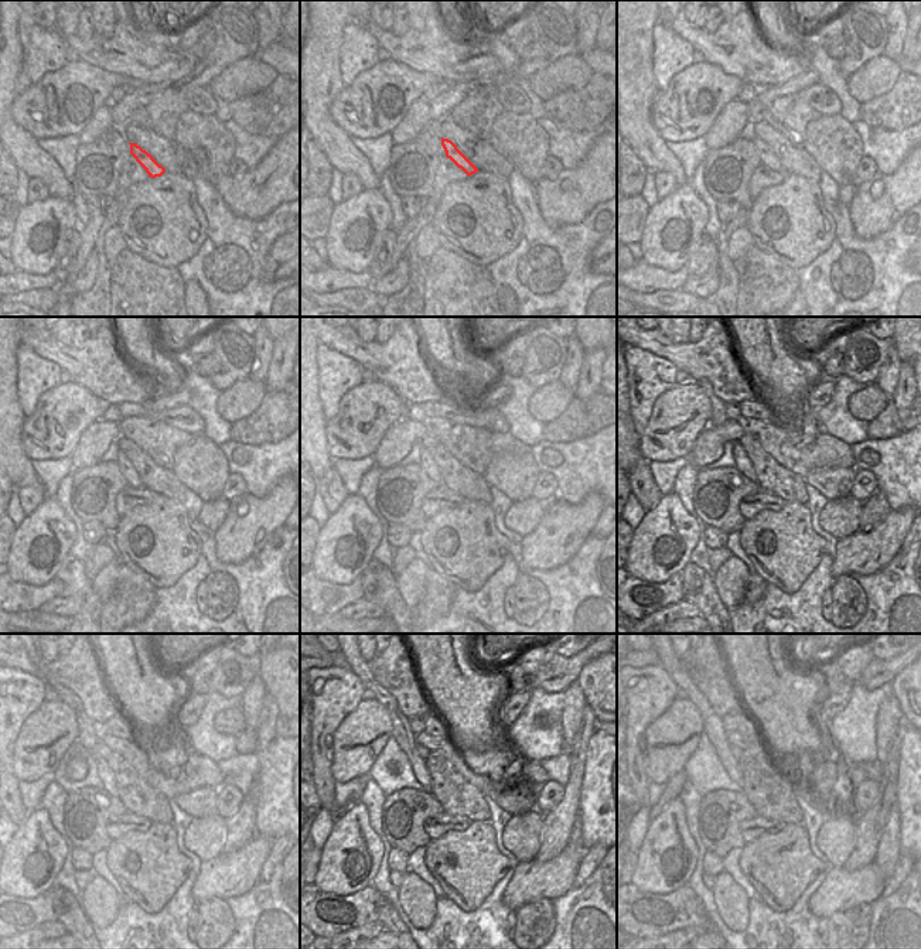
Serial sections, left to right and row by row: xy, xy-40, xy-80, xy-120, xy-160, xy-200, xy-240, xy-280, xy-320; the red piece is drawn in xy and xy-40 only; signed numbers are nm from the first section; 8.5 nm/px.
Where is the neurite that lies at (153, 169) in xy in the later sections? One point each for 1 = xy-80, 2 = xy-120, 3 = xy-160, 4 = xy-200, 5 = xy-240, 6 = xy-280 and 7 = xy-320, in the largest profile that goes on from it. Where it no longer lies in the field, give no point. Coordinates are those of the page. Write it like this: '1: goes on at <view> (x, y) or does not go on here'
1: goes on at xy-80 (767, 157)
2: goes on at xy-120 (132, 477)
3: goes on at xy-160 (429, 466)
4: goes on at xy-200 (743, 464)
5: goes on at xy-240 (103, 771)
6: goes on at xy-280 (401, 733)
7: goes on at xy-320 (713, 727)

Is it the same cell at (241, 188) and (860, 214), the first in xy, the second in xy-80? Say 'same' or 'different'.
same

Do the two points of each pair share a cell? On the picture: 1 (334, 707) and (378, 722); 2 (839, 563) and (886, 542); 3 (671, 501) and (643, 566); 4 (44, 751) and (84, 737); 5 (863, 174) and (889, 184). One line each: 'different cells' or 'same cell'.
1: different cells
2: same cell
3: same cell
4: different cells
5: different cells

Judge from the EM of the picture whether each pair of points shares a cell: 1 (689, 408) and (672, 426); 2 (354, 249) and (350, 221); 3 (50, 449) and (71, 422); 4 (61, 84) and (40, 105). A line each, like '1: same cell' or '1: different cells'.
1: same cell
2: same cell
3: same cell
4: same cell

